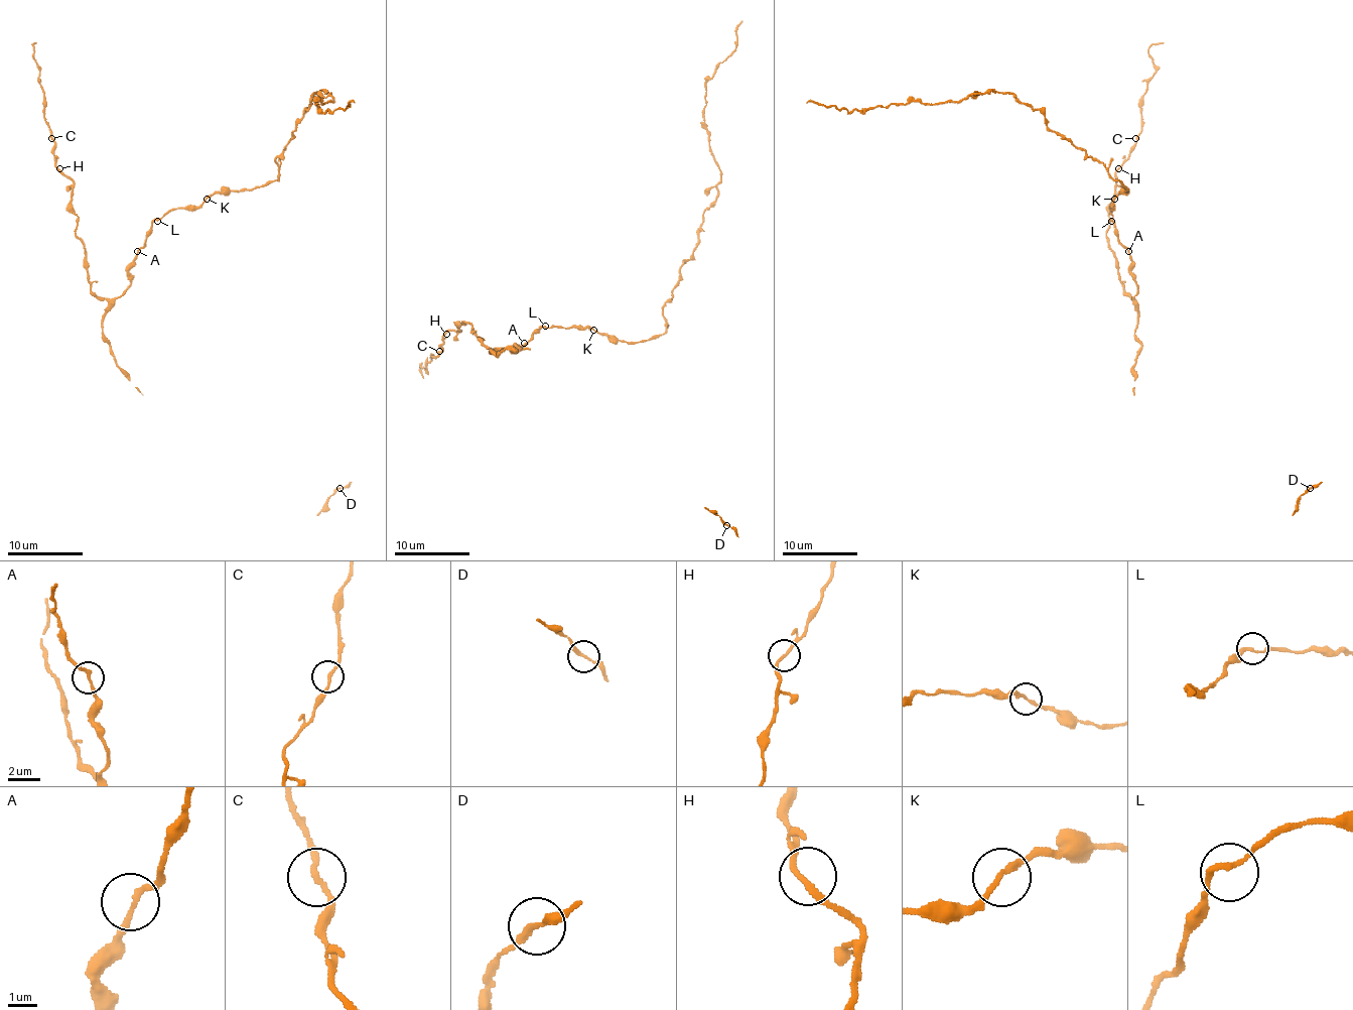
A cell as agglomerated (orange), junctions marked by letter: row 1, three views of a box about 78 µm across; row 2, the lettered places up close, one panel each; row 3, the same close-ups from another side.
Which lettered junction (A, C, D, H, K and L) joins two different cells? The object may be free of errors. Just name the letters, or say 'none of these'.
none of these

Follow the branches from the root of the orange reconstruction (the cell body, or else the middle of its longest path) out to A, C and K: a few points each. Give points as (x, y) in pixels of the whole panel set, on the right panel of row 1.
A: (1111, 219), (1118, 242), (1128, 251)
C: (1111, 219), (1130, 255), (1137, 287), (1134, 298), (1124, 291), (1105, 232), (1115, 171), (1135, 138)
K: (1111, 219), (1111, 202), (1115, 199)

